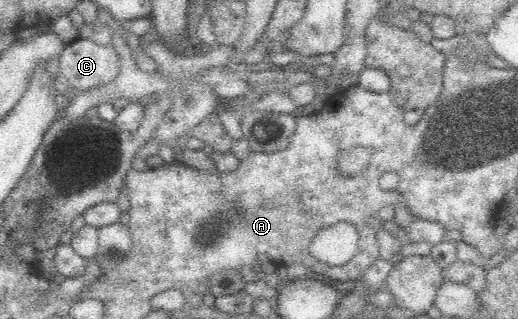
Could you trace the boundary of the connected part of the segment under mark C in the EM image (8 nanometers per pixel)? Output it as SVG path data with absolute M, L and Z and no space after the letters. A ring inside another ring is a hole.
M78 38L65 45L55 65L78 92L109 84L120 72L120 59L112 43L99 45L92 38Z

